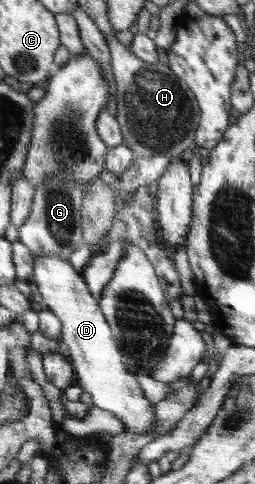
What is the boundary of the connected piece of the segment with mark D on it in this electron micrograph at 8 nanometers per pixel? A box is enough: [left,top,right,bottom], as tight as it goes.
[33,256,155,434]

